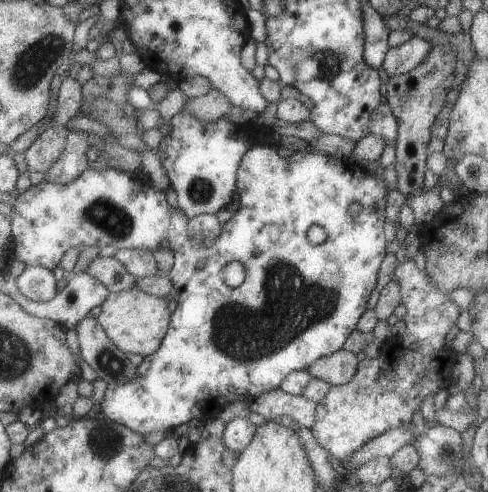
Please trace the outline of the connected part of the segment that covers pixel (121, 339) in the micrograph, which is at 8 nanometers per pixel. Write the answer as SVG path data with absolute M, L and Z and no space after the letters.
M137 289L126 292L112 292L101 305L102 312L100 312L97 320L118 349L146 357L159 350L164 336L168 333L171 320L168 305L169 301Z

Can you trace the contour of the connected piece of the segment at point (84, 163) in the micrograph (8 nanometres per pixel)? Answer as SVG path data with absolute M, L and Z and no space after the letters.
M69 132L64 152L62 152L62 156L59 157L59 160L55 162L52 168L45 173L45 181L66 185L77 180L78 176L81 176L82 172L89 168L90 162L88 161L88 156L86 156L86 152L90 148L88 144L89 135L88 132Z

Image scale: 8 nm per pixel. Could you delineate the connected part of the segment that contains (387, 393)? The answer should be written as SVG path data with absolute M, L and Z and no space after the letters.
M405 258L404 262L398 263L397 265L395 269L395 278L398 280L398 284L400 284L401 302L406 305L408 311L401 323L406 326L407 333L404 337L395 335L385 341L381 354L377 358L367 357L361 360L359 362L358 372L354 374L354 378L352 378L348 384L332 385L332 388L328 390L328 394L326 394L320 402L316 403L316 420L315 424L311 427L312 434L314 434L314 438L316 438L320 446L322 446L331 457L335 458L338 465L348 464L348 460L354 456L354 452L358 452L358 448L362 448L366 442L370 442L370 440L377 438L380 434L386 432L386 430L394 428L394 426L403 426L404 424L406 424L406 426L411 425L412 416L418 408L421 408L424 400L428 398L428 396L436 395L442 389L448 389L448 384L450 384L450 380L452 380L452 368L454 368L457 363L456 355L458 354L454 354L452 350L446 348L446 336L451 328L457 324L458 317L462 313L462 308L460 308L456 302L450 300L448 296L442 294L440 290L436 290L436 284L432 286L432 280L430 280L430 276L428 276L426 269L420 270L412 258Z

